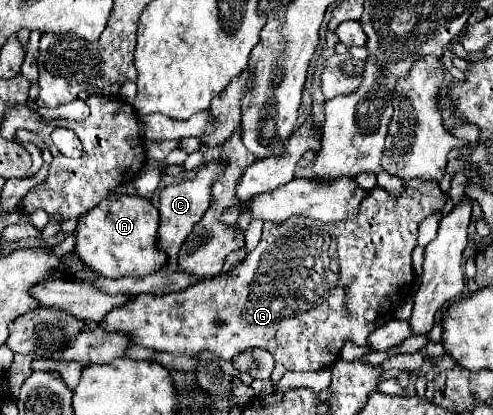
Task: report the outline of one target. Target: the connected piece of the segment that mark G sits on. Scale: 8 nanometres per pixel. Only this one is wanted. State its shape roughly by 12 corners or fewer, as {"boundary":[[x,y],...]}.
{"boundary":[[434,183],[264,223],[228,275],[104,327],[320,371],[412,287]]}

